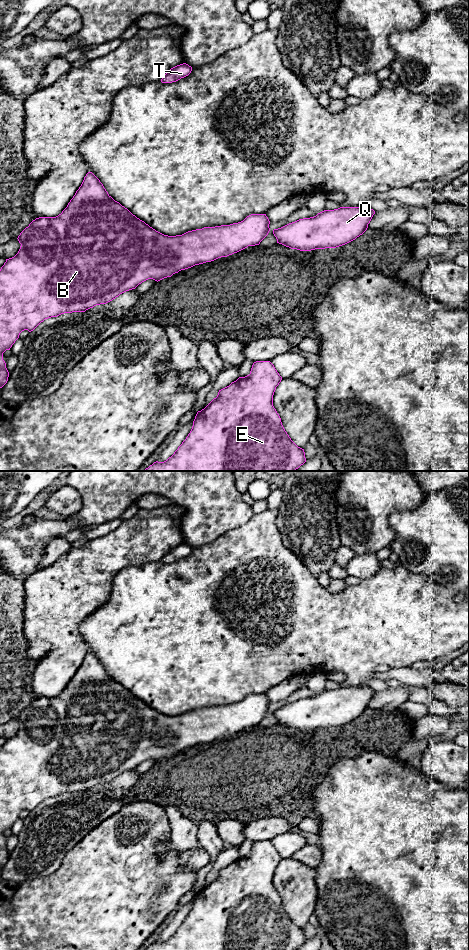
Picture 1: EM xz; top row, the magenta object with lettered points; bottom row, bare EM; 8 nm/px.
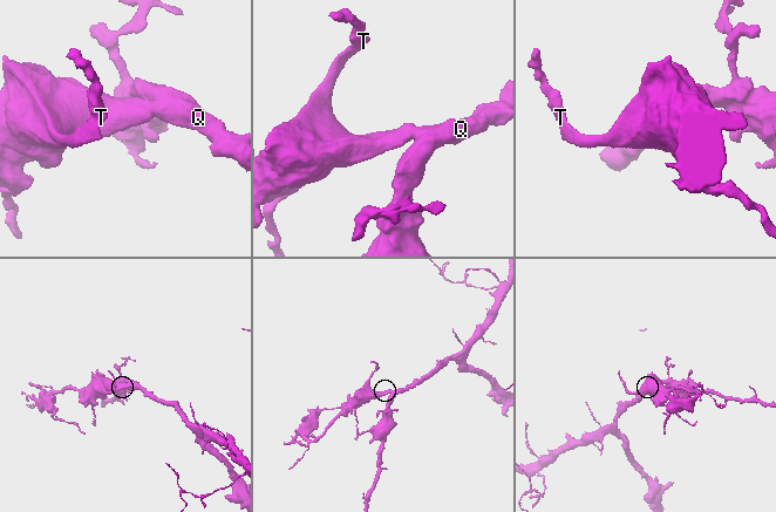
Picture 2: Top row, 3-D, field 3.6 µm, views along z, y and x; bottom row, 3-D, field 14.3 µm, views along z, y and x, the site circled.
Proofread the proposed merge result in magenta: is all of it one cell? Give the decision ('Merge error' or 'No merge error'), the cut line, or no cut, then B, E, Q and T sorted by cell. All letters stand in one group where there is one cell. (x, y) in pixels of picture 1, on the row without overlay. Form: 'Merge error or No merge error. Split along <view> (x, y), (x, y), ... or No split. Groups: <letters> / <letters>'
No merge error. No split. Groups: B E Q T

